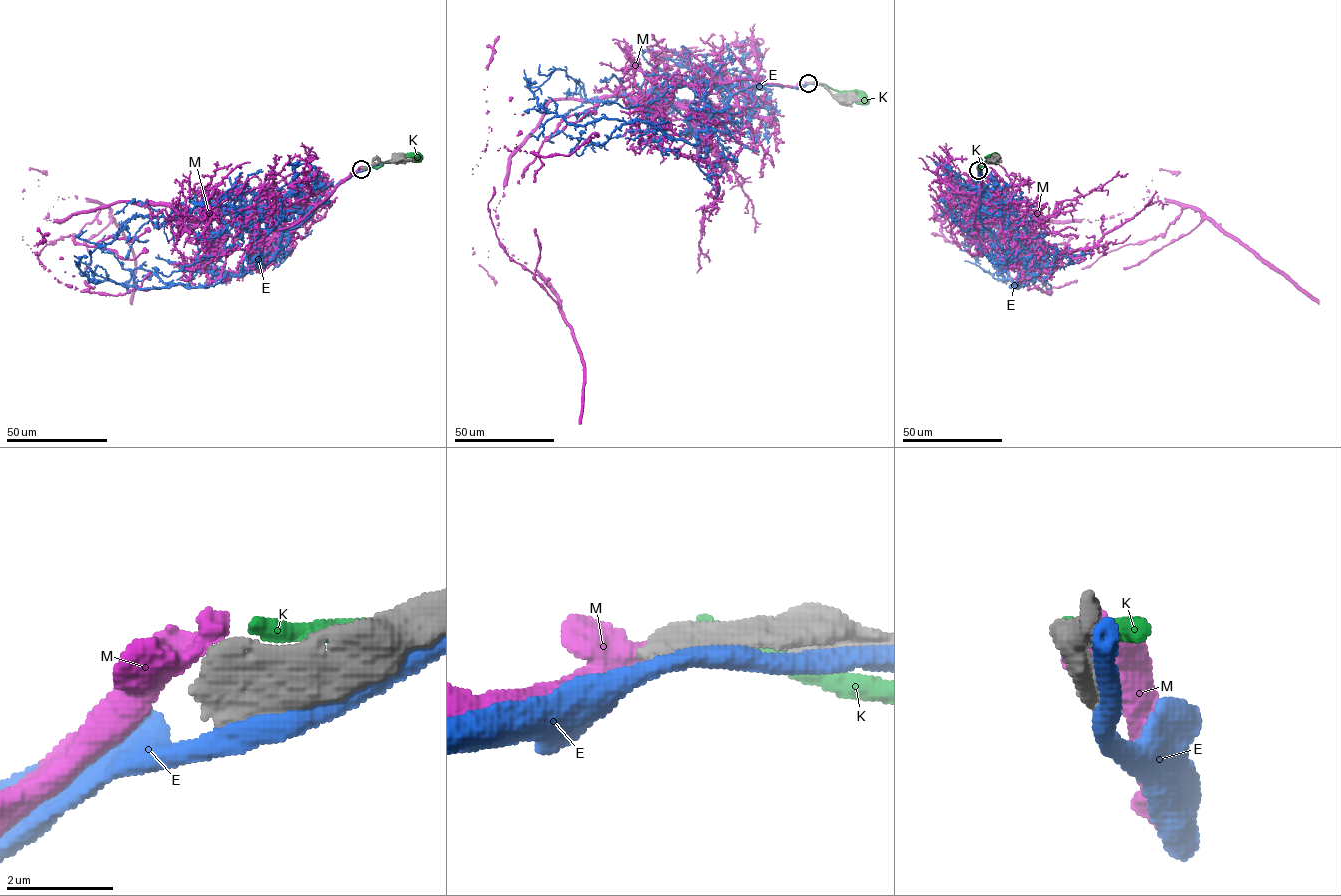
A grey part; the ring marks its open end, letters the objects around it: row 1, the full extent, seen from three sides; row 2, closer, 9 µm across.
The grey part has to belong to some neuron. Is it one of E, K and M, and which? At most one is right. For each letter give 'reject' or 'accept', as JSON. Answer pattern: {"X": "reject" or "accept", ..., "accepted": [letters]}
{"E": "reject", "K": "reject", "M": "reject", "accepted": []}

